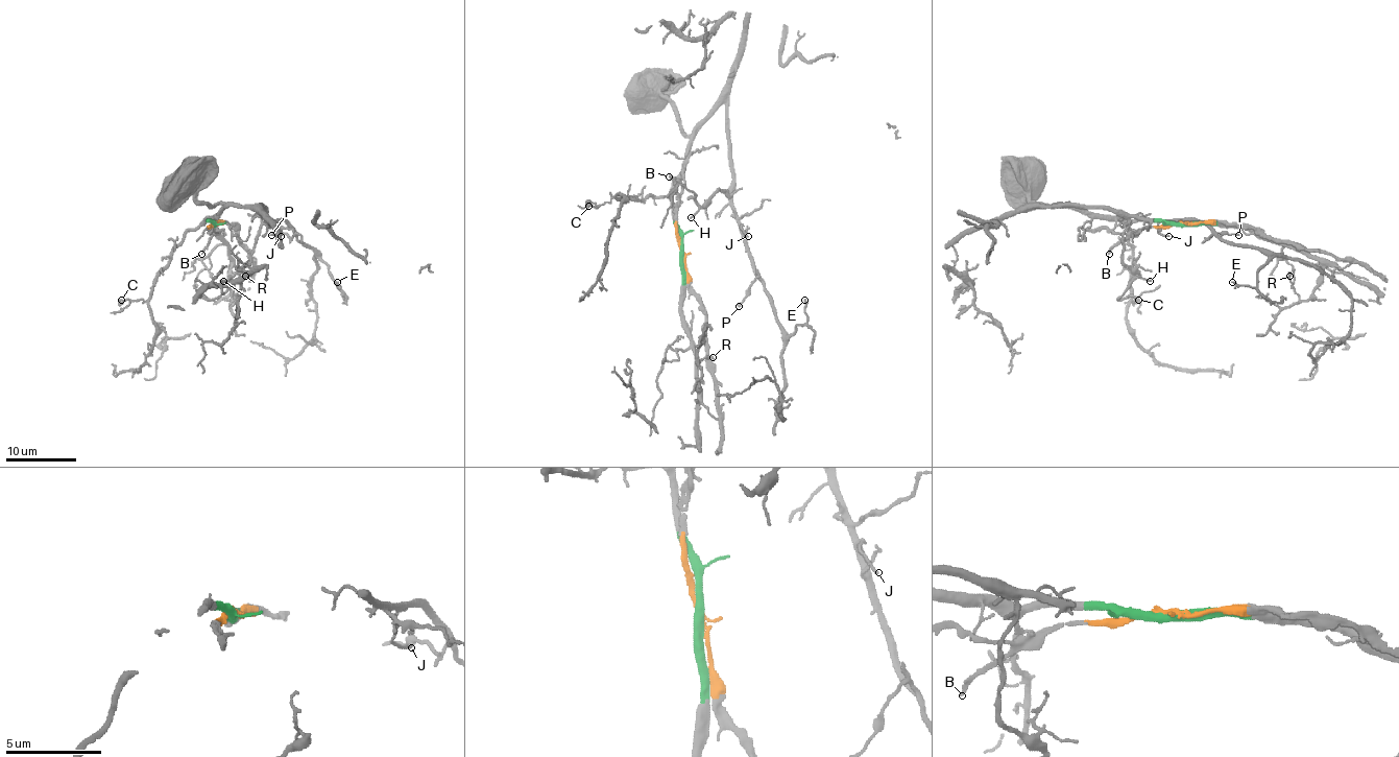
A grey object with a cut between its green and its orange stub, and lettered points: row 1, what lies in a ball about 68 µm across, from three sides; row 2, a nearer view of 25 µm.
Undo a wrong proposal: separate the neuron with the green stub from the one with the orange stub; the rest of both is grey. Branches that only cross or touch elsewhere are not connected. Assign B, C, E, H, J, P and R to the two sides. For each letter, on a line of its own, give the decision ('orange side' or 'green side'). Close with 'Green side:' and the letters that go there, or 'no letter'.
B: orange side
C: green side
E: green side
H: green side
J: green side
P: green side
R: green side
Green side: C, E, H, J, P, R

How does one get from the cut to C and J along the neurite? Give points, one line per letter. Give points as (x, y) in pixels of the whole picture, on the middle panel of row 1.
C: (681, 252), (681, 231), (676, 221), (674, 204), (667, 197), (613, 197), (598, 206), (588, 203), (588, 206)
J: (681, 252), (672, 181), (682, 167), (692, 133), (722, 103), (732, 208), (748, 236)

